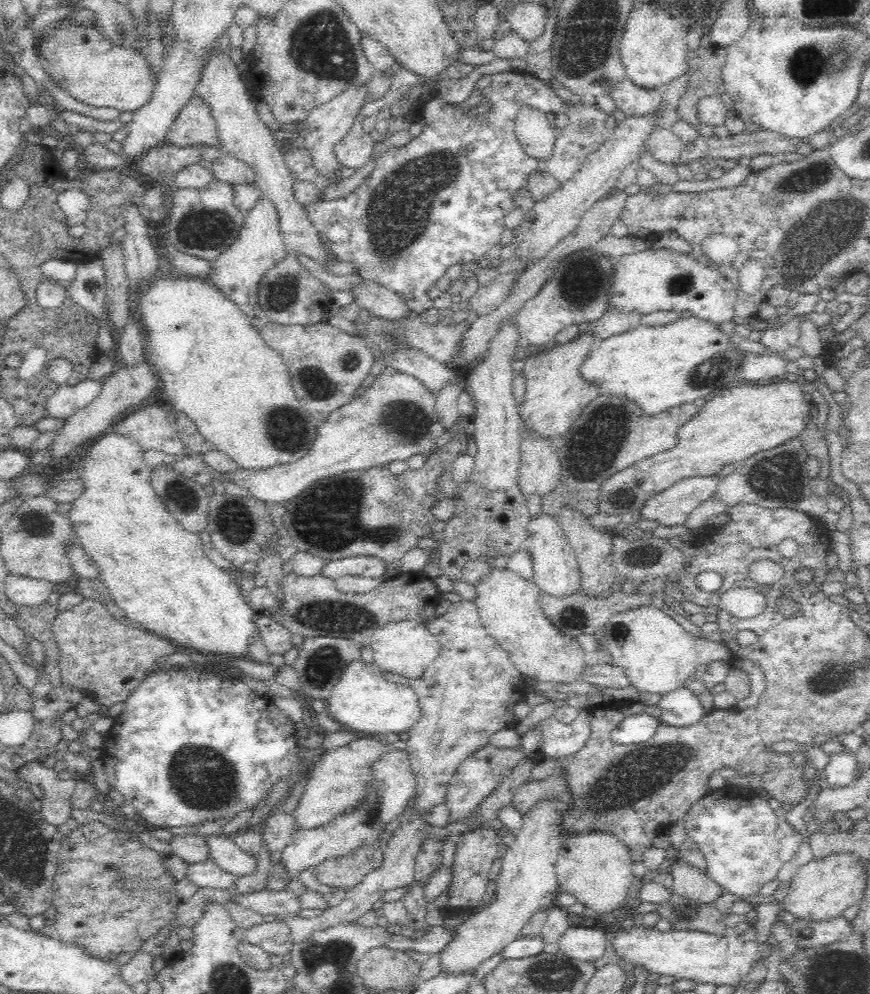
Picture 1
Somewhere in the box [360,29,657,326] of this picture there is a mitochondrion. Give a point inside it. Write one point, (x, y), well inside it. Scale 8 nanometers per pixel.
(399, 211)

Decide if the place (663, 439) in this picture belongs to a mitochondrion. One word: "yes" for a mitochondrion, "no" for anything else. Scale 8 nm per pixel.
no

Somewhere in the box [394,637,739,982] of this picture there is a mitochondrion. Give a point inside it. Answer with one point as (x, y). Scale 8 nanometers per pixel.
(635, 775)

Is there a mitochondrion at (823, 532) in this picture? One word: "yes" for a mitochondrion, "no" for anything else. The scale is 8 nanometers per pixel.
no

